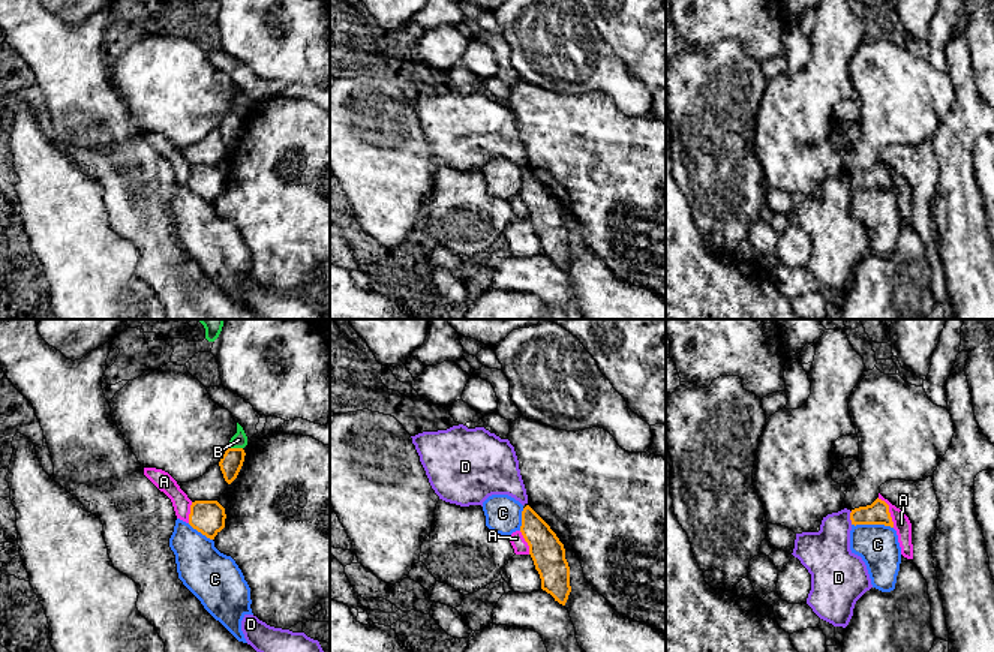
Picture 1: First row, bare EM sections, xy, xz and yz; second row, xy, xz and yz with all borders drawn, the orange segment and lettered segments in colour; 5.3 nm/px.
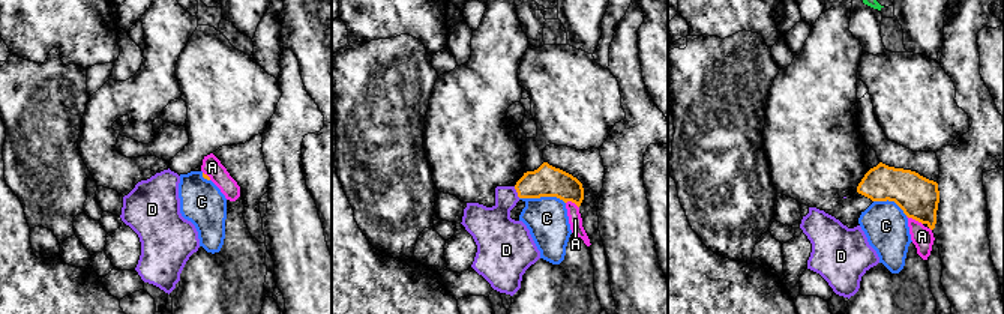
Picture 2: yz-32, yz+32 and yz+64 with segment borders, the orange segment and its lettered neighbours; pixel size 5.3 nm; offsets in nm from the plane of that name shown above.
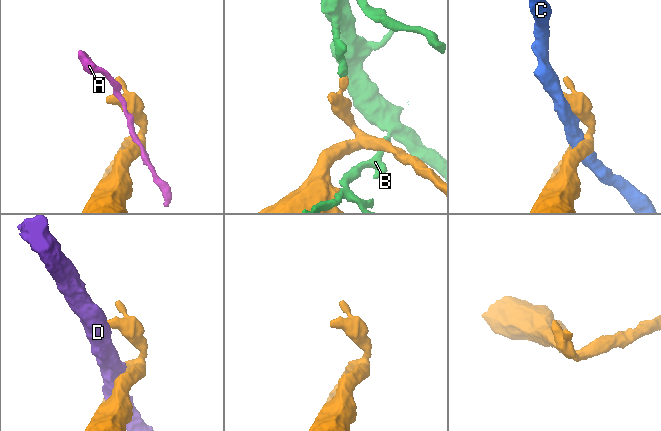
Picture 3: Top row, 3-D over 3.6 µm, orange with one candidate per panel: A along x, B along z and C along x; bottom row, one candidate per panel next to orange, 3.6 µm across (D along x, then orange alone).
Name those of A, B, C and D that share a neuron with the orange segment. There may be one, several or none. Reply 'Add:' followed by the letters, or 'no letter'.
Add: no letter

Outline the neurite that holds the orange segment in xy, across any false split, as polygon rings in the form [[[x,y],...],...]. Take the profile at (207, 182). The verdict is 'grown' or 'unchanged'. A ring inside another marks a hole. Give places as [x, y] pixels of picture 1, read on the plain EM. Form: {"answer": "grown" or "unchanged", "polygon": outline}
{"answer": "unchanged", "polygon": [[[195,165],[190,169],[189,189],[210,204],[225,192],[225,172],[217,165]]]}

